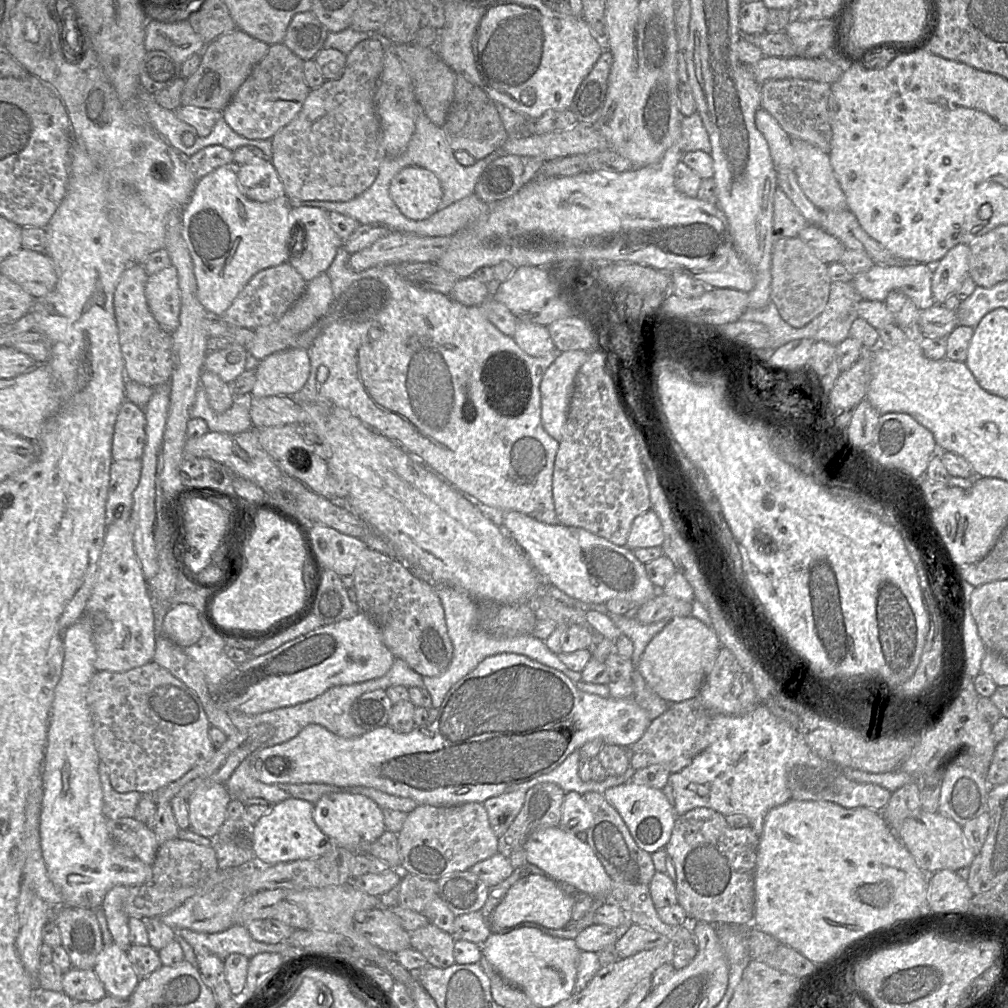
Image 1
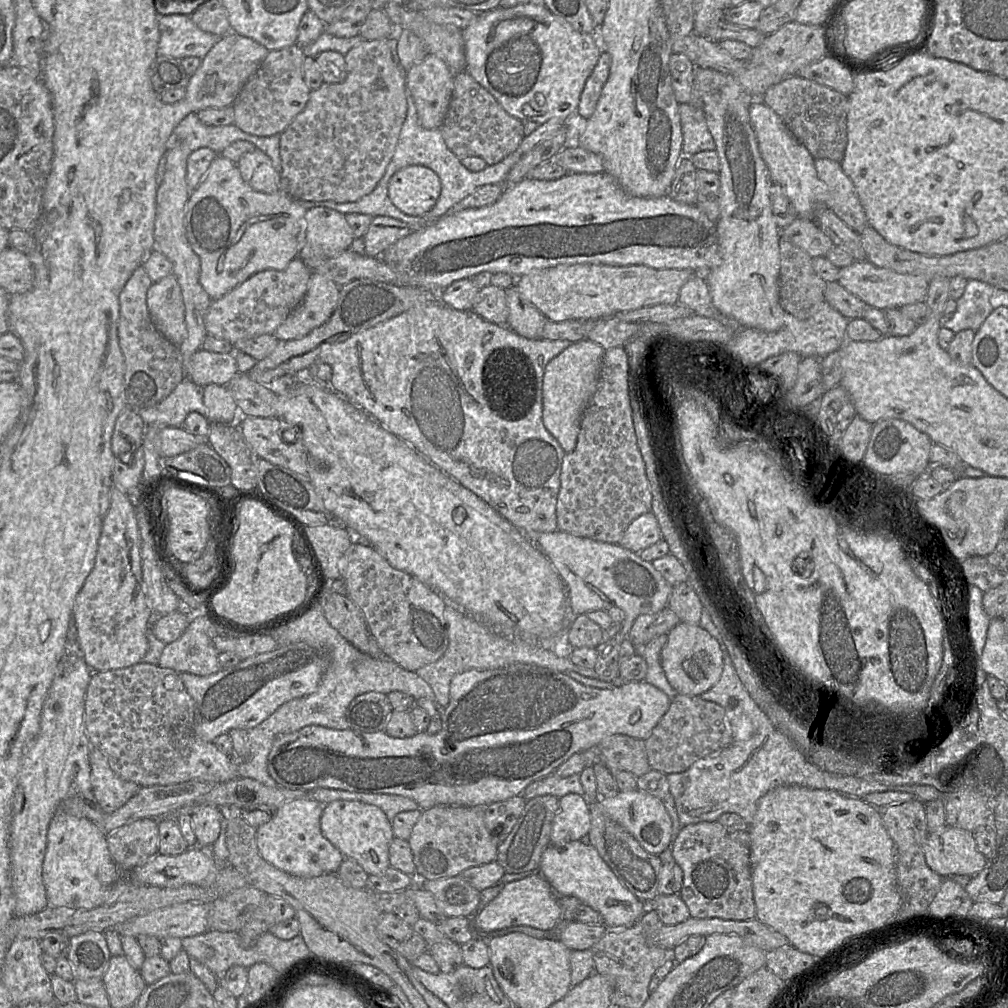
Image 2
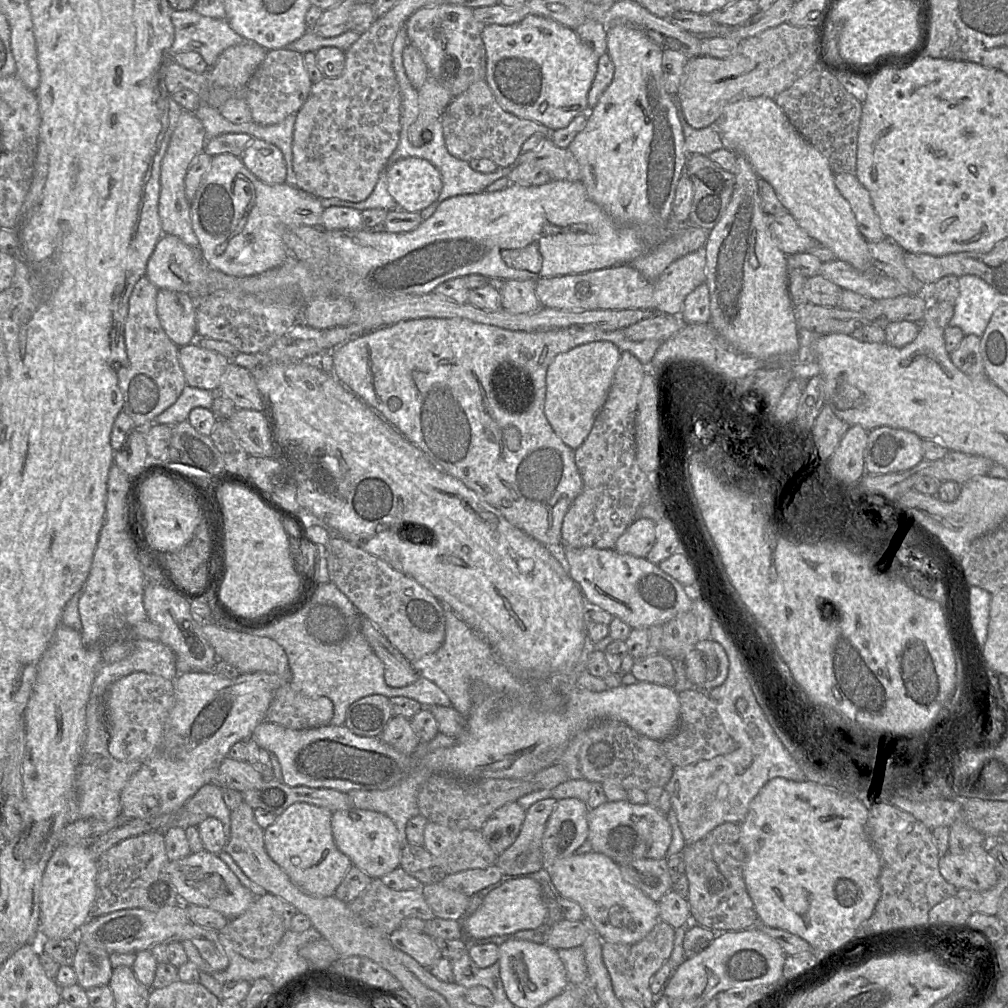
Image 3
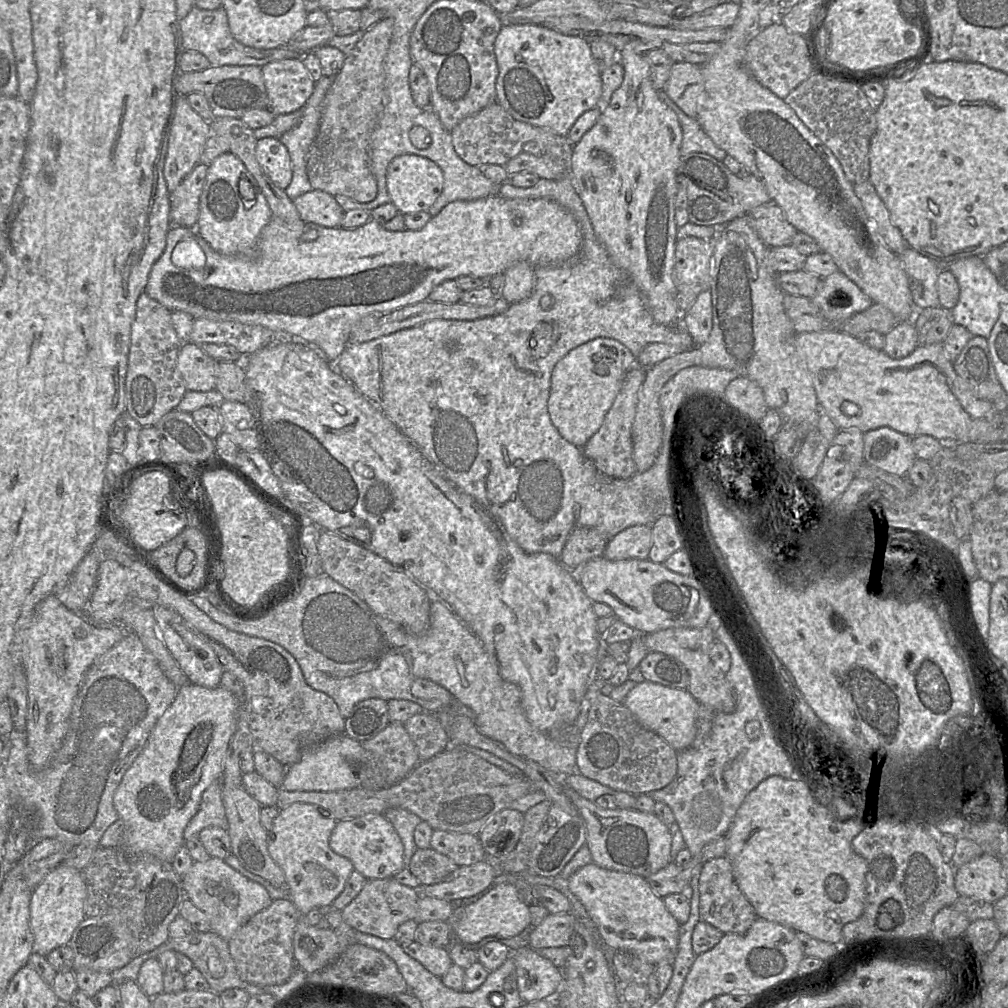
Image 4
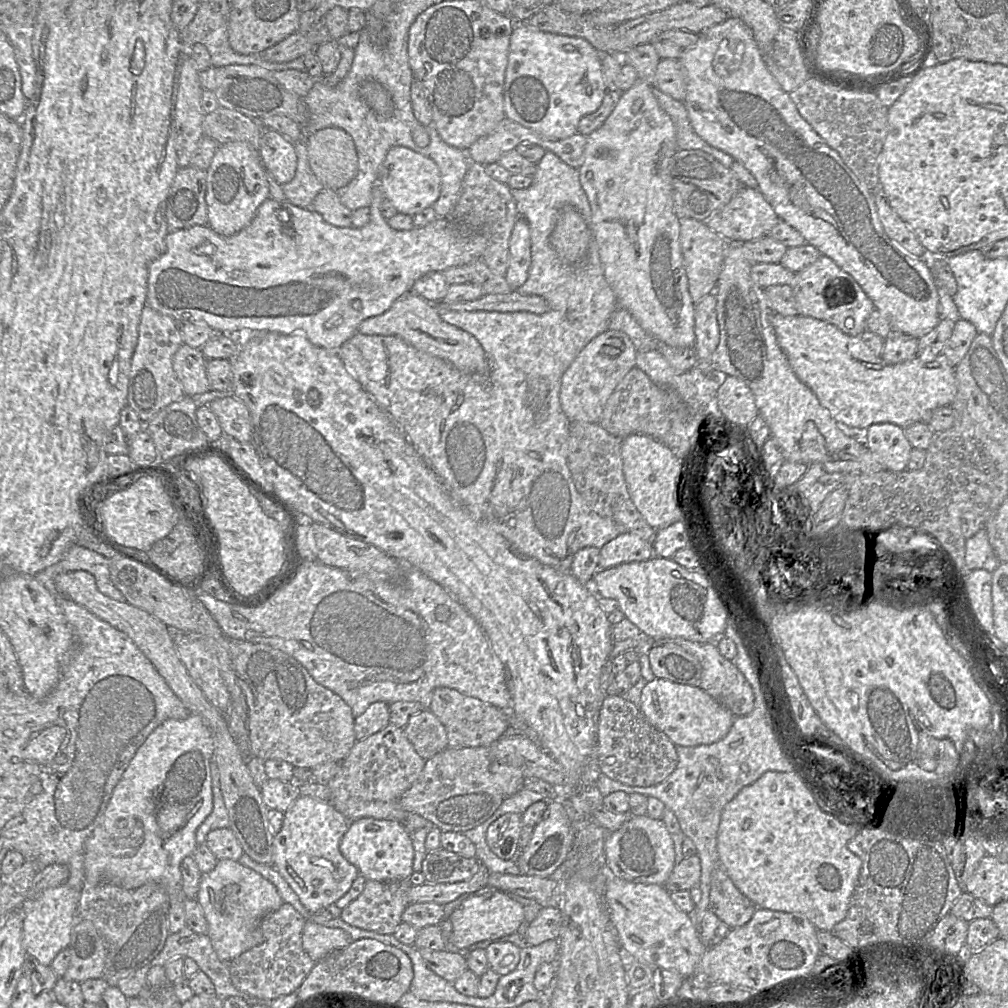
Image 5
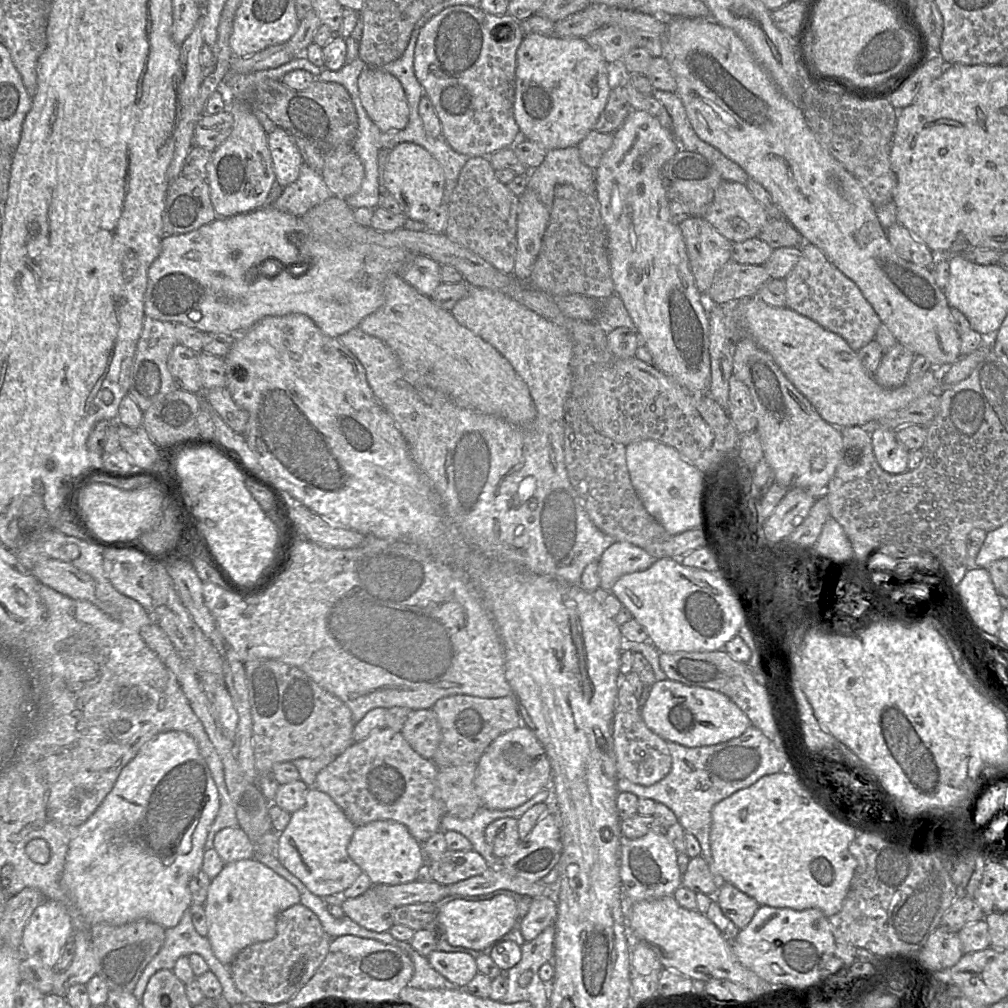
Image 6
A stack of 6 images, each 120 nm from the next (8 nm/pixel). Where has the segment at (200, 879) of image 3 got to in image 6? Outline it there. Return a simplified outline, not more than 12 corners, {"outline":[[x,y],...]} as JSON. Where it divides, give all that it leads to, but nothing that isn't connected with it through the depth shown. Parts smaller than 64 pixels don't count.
{"outline":[[255,859],[225,864],[203,908],[230,965],[273,939],[295,886]]}

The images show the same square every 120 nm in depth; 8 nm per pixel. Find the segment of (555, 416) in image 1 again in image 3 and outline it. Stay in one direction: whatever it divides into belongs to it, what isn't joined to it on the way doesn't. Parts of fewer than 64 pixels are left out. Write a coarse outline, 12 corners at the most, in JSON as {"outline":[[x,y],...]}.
{"outline":[[595,341],[558,354],[544,414],[576,450],[611,388],[621,351]]}

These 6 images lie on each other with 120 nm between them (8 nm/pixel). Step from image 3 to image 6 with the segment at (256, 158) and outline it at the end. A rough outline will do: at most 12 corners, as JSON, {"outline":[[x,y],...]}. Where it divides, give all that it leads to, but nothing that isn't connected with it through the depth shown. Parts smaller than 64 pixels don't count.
{"outline":[[281,127],[268,134],[276,183],[297,180],[303,157]]}

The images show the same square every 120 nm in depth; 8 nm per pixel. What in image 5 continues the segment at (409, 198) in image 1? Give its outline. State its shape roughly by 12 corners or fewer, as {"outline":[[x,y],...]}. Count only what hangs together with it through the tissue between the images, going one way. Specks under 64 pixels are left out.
{"outline":[[390,149],[381,170],[385,198],[414,216],[441,193],[430,158]]}

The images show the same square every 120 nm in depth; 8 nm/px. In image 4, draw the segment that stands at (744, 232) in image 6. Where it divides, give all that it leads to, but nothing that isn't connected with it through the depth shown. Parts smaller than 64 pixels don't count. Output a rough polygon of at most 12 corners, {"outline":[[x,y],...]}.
{"outline":[[773,203],[744,216],[768,247],[791,245],[798,233]]}

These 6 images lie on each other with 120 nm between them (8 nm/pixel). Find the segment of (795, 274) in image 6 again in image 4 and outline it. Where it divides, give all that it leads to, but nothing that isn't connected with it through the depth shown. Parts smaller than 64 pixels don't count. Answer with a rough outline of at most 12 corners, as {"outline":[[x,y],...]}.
{"outline":[[840,270],[820,278],[811,301],[830,322],[874,303]]}

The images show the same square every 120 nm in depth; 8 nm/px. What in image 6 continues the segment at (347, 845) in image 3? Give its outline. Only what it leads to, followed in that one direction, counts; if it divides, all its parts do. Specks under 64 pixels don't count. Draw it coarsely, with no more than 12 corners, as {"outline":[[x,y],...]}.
{"outline":[[403,824],[355,828],[347,853],[372,885],[416,881],[424,845]]}

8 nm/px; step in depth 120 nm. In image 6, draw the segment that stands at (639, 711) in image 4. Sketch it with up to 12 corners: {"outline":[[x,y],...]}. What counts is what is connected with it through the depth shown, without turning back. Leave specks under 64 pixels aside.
{"outline":[[656,681],[647,727],[689,748],[752,725],[720,691]]}

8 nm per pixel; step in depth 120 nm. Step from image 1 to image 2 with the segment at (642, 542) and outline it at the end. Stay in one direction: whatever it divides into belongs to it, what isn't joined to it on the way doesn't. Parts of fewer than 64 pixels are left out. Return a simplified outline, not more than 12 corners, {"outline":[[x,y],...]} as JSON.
{"outline":[[649,511],[628,525],[618,544],[637,554],[660,539]]}

